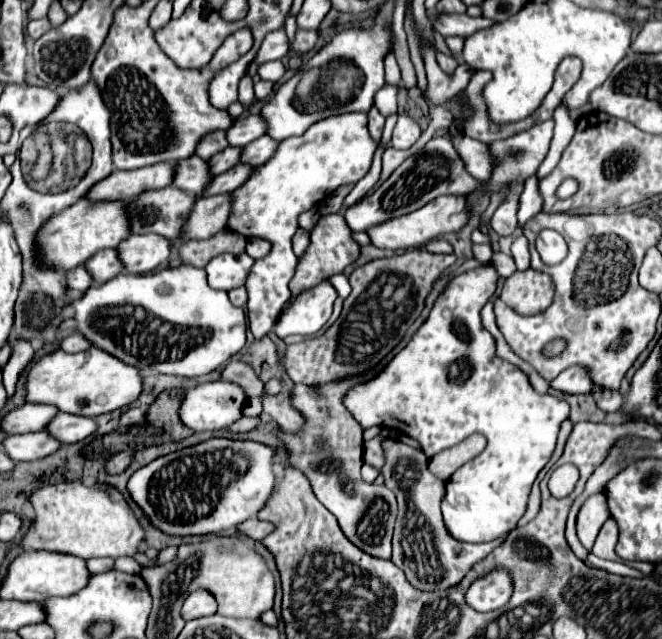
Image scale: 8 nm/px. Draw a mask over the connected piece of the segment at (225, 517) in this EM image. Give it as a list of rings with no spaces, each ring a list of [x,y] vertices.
[[[214,437],[204,443],[186,447],[182,451],[174,451],[164,457],[158,457],[152,463],[140,467],[130,477],[128,491],[132,499],[150,517],[150,521],[168,535],[218,533],[224,529],[232,529],[250,517],[256,517],[262,505],[266,505],[266,501],[270,499],[276,487],[276,475],[272,471],[274,457],[276,457],[276,447],[256,443],[256,441]]]

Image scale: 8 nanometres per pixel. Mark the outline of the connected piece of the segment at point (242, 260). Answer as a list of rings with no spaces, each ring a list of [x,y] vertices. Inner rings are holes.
[[[222,253],[218,257],[214,257],[208,265],[206,265],[206,273],[208,273],[208,283],[212,289],[222,289],[222,291],[230,291],[234,287],[240,287],[246,283],[246,277],[250,273],[254,259],[248,257],[246,253],[240,255],[230,255],[230,253]]]

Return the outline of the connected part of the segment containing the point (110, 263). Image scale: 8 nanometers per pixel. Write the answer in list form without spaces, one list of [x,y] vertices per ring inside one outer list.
[[[116,249],[98,251],[92,259],[86,261],[86,269],[90,271],[90,275],[96,283],[106,283],[124,271]]]

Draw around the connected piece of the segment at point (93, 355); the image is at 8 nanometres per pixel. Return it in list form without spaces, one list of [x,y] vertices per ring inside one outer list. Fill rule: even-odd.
[[[90,347],[82,353],[66,353],[62,349],[42,357],[32,365],[28,373],[28,395],[30,403],[50,403],[64,413],[78,413],[86,417],[98,417],[116,409],[130,407],[142,393],[144,377],[140,369],[110,357],[110,353]]]

